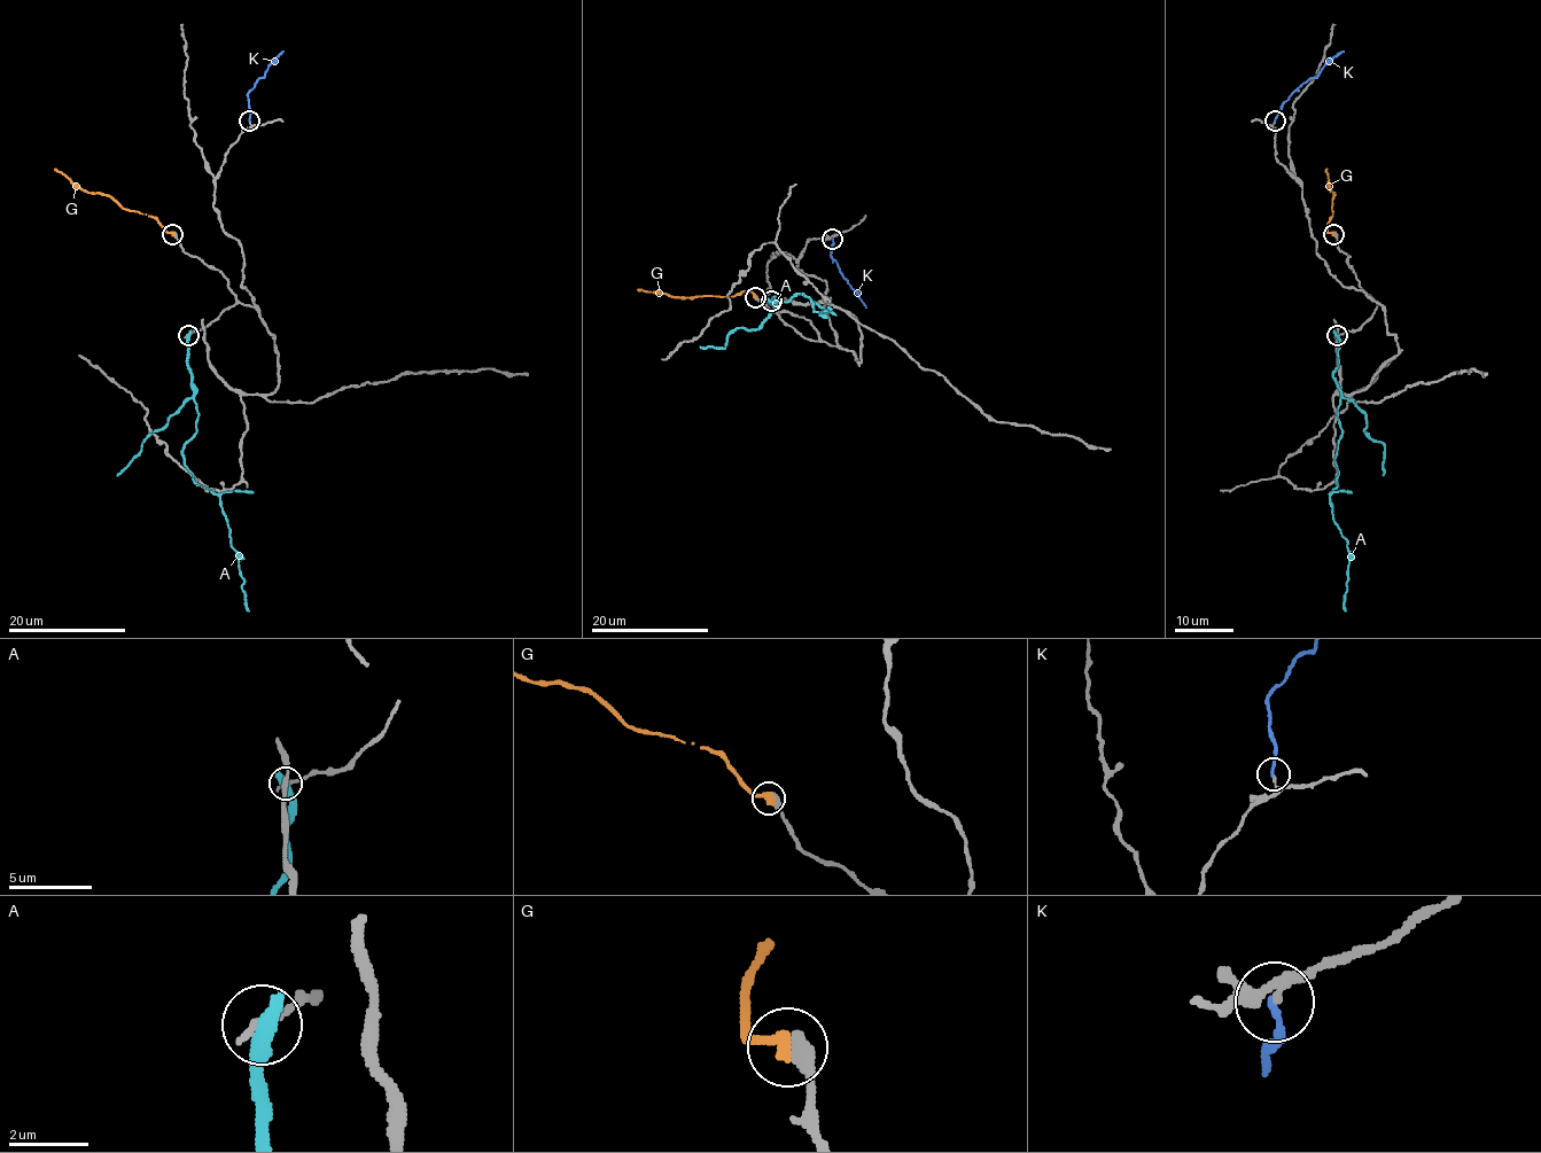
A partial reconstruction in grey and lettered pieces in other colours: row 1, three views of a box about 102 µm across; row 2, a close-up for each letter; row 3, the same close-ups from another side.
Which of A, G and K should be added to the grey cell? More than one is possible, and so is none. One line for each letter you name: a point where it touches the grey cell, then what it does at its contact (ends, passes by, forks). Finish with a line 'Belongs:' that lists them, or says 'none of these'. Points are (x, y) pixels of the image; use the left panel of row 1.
G: contact (172, 234); it ends
Belongs: G

